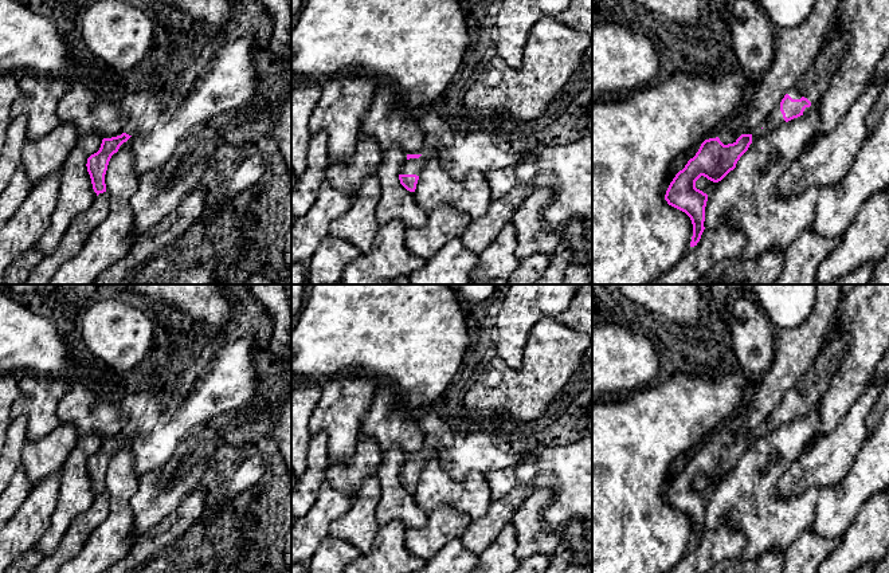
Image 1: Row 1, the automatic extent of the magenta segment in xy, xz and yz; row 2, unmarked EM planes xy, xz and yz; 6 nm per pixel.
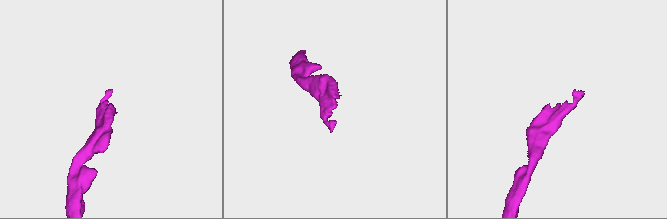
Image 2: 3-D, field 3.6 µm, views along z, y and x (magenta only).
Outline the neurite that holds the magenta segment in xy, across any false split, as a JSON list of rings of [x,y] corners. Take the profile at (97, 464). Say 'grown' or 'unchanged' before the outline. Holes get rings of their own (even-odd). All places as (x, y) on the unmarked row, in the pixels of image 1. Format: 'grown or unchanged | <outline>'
grown | [[[133,392],[124,393],[122,411],[126,417],[124,433],[117,437],[103,439],[99,451],[87,459],[86,467],[97,497],[106,492],[105,475],[111,456],[133,435],[149,431],[164,409],[153,393]]]

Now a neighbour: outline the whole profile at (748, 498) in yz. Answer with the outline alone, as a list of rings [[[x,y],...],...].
[[[819,403],[804,416],[784,423],[776,429],[763,428],[752,435],[752,444],[731,471],[708,495],[705,530],[713,530],[728,521],[729,526],[743,533],[747,545],[739,557],[741,562],[753,560],[764,552],[778,549],[783,554],[794,541],[811,529],[816,517],[819,487],[811,487],[795,497],[782,497],[779,482],[816,432],[821,417]]]

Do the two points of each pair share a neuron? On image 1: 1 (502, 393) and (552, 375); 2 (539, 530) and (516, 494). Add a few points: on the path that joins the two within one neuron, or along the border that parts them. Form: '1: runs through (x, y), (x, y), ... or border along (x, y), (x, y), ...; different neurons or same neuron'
1: runs through (515, 393), (528, 392), (540, 380); same neuron
2: border along (535, 489), (510, 521); different neurons

